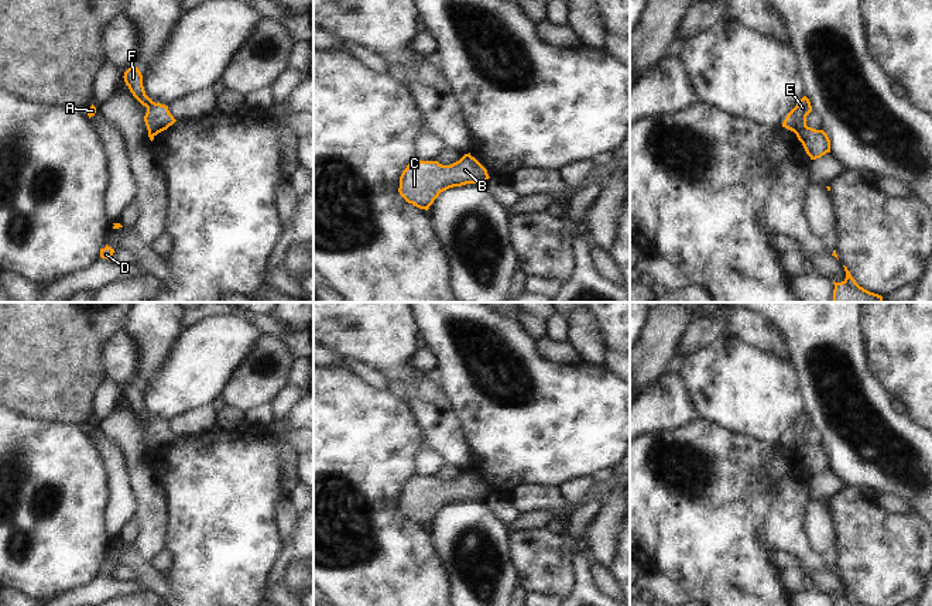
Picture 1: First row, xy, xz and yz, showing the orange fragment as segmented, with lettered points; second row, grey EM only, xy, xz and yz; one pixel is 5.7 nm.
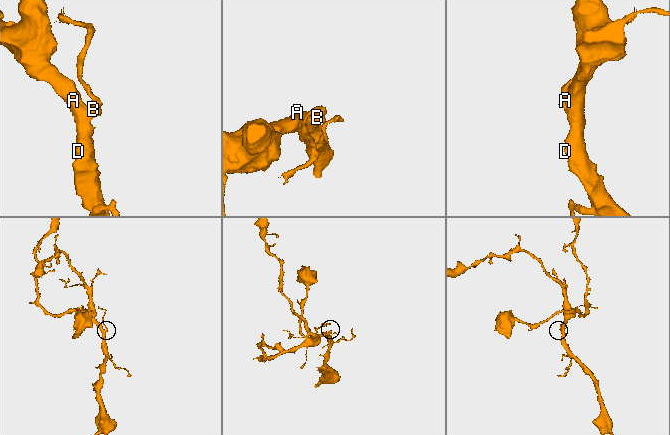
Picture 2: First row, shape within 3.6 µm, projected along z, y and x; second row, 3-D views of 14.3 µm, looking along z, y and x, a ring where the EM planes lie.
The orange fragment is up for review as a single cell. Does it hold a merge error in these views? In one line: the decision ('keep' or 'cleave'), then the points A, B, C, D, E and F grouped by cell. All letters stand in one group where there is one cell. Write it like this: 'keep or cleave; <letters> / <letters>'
cleave; A B C D / E F

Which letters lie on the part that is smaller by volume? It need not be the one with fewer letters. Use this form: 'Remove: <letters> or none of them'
Remove: E, F

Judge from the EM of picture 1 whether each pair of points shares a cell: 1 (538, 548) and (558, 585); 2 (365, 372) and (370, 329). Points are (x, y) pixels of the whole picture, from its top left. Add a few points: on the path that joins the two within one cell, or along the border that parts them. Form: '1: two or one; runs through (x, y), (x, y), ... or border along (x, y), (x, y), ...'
1: one; runs through (540, 557), (555, 577)
2: two; border along (342, 356), (350, 356), (366, 363), (387, 380)

